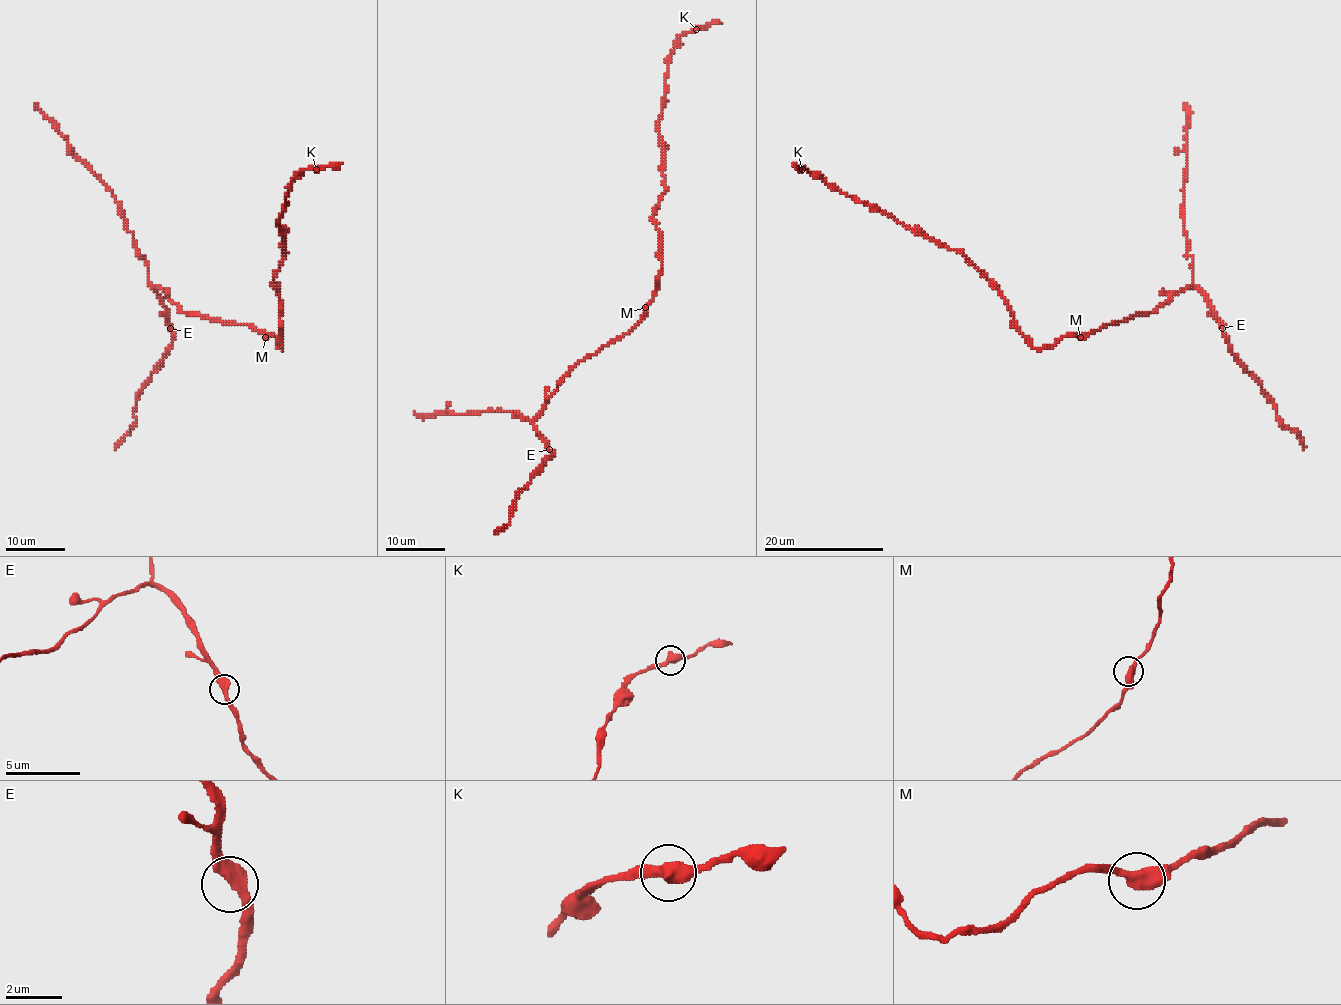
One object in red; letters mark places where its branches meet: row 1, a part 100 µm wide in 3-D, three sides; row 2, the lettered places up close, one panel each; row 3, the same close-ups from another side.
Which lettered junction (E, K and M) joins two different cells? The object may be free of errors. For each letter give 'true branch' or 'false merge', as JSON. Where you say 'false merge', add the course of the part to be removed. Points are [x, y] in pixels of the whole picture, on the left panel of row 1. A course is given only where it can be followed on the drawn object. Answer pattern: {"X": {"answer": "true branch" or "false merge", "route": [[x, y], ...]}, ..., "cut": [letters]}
{"E": {"answer": "true branch"}, "K": {"answer": "true branch"}, "M": {"answer": "true branch"}, "cut": []}

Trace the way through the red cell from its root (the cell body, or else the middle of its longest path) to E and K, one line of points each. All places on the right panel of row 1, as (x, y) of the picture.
E: (1077, 335), (1086, 335), (1105, 325), (1150, 313), (1190, 286), (1201, 292), (1222, 328)
K: (1077, 335), (1065, 335), (1052, 346), (1035, 349), (1017, 328), (1001, 292), (959, 252), (916, 234), (802, 168)

